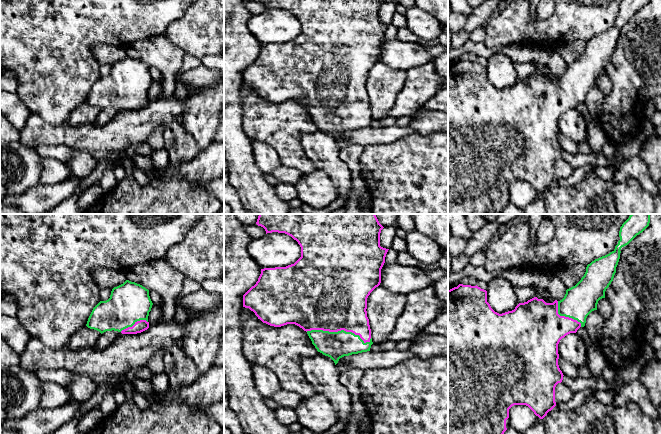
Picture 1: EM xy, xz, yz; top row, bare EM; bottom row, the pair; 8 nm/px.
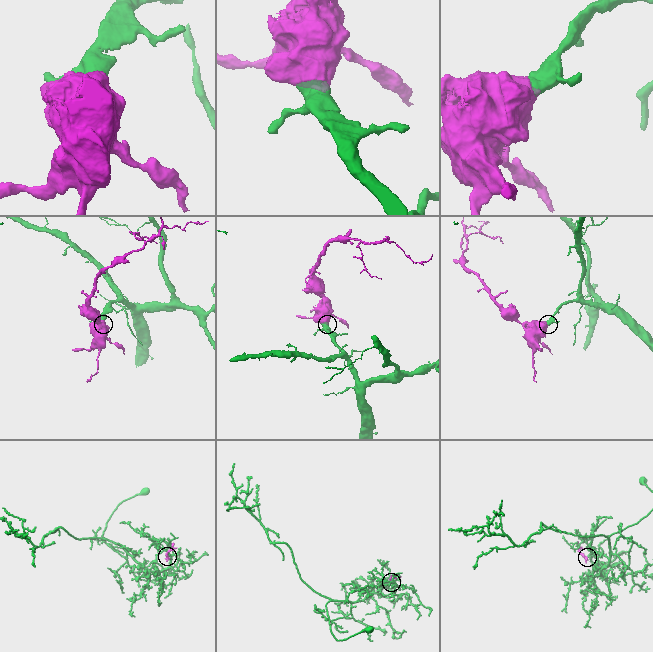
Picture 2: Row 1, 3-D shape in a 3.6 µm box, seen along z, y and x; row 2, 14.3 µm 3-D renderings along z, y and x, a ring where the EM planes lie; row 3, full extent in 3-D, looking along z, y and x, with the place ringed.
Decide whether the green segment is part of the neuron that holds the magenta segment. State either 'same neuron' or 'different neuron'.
same neuron

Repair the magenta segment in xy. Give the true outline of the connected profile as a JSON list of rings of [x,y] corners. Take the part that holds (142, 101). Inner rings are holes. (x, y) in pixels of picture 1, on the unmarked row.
[[[126,56],[112,65],[108,76],[93,84],[86,102],[101,110],[112,106],[122,110],[141,109],[149,104],[152,81],[148,65]]]

